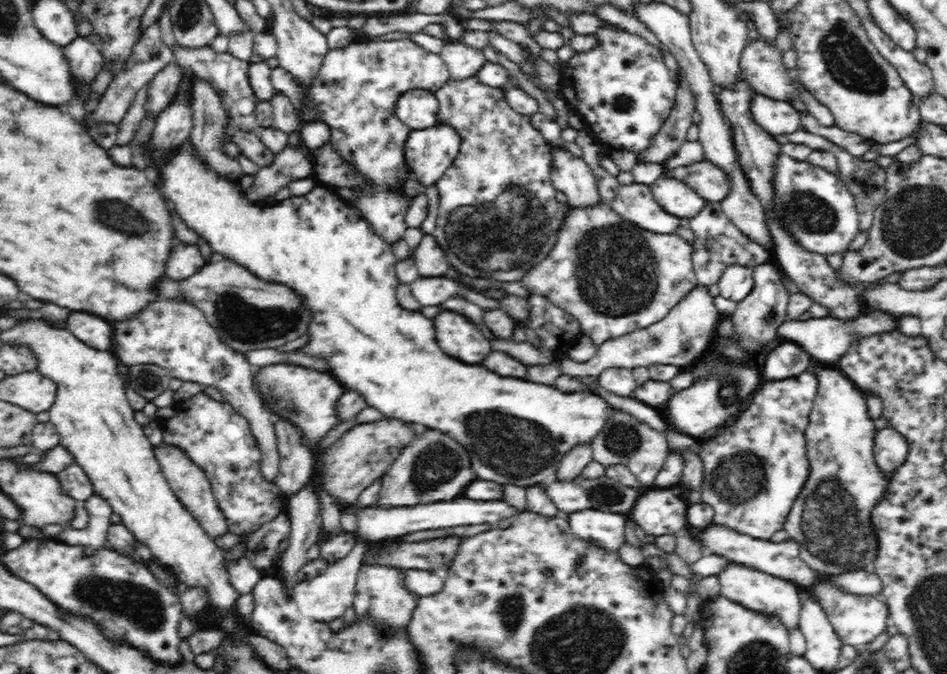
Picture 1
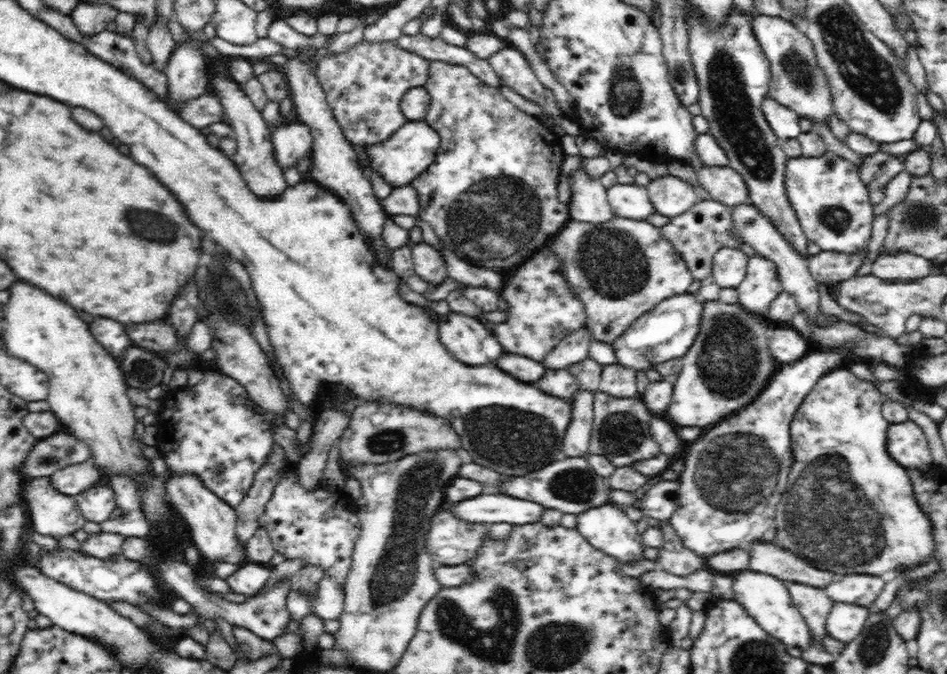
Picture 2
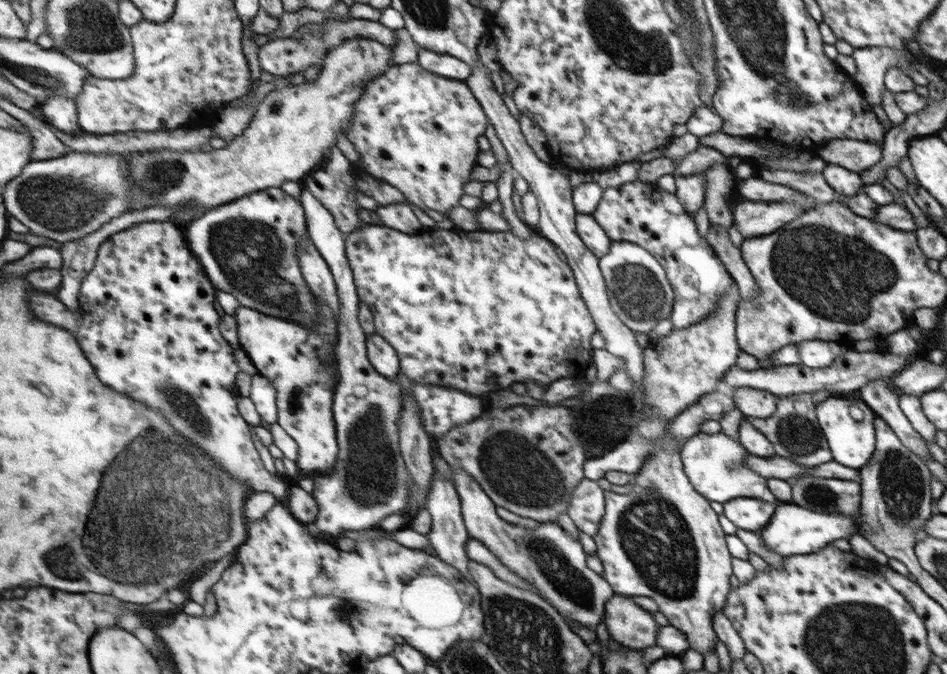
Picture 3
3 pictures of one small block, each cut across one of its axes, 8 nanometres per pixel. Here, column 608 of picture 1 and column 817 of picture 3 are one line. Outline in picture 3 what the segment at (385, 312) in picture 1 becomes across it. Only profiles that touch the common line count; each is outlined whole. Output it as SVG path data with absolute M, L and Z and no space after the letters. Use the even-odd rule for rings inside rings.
M834 396L816 404L816 414L834 462L856 470L864 465L875 454L878 435L875 430L875 418L878 416L863 400L849 400L842 396Z

